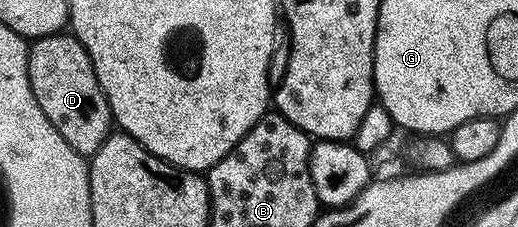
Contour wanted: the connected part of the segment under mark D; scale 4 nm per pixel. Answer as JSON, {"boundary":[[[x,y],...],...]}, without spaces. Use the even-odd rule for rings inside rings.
{"boundary":[[[61,32],[35,39],[28,47],[28,75],[38,108],[42,108],[46,120],[58,128],[62,140],[79,154],[90,156],[98,152],[100,145],[113,133],[114,119],[98,84],[94,64],[76,35]]]}

